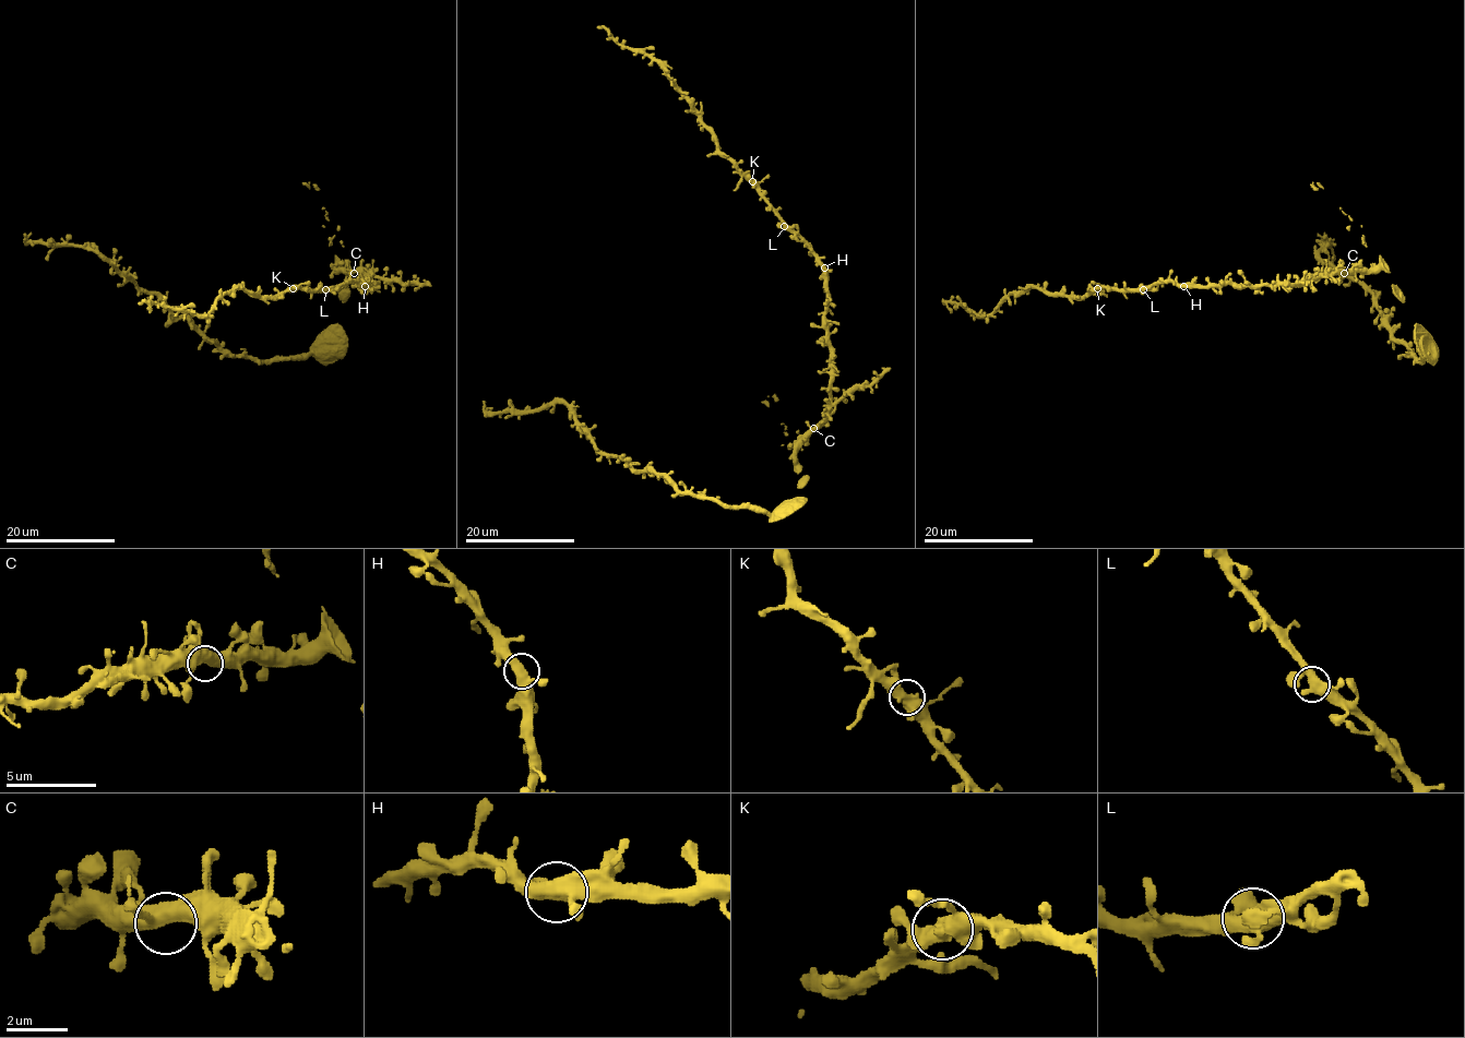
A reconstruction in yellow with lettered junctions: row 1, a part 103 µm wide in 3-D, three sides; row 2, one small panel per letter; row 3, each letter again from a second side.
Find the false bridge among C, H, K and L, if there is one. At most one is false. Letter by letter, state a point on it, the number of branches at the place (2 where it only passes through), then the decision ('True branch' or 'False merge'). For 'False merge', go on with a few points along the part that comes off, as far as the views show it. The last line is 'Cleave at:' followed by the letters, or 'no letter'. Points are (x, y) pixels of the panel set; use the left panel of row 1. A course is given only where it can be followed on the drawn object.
C: Place: (354, 273). Branches: 3. True branch
H: Place: (365, 286). Branches: 3. True branch
K: Place: (293, 288). Branches: 3. True branch
L: Place: (325, 289). Branches: 3. True branch
Cleave at: no letter

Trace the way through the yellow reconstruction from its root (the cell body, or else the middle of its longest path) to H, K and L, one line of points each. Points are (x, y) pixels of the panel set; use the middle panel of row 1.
H: (811, 430), (822, 418), (830, 402), (831, 345), (825, 318), (824, 267)
K: (811, 430), (822, 418), (830, 402), (831, 345), (825, 318), (825, 267), (751, 181)
L: (811, 430), (822, 418), (830, 402), (831, 345), (825, 318), (825, 267), (809, 247), (784, 226)

